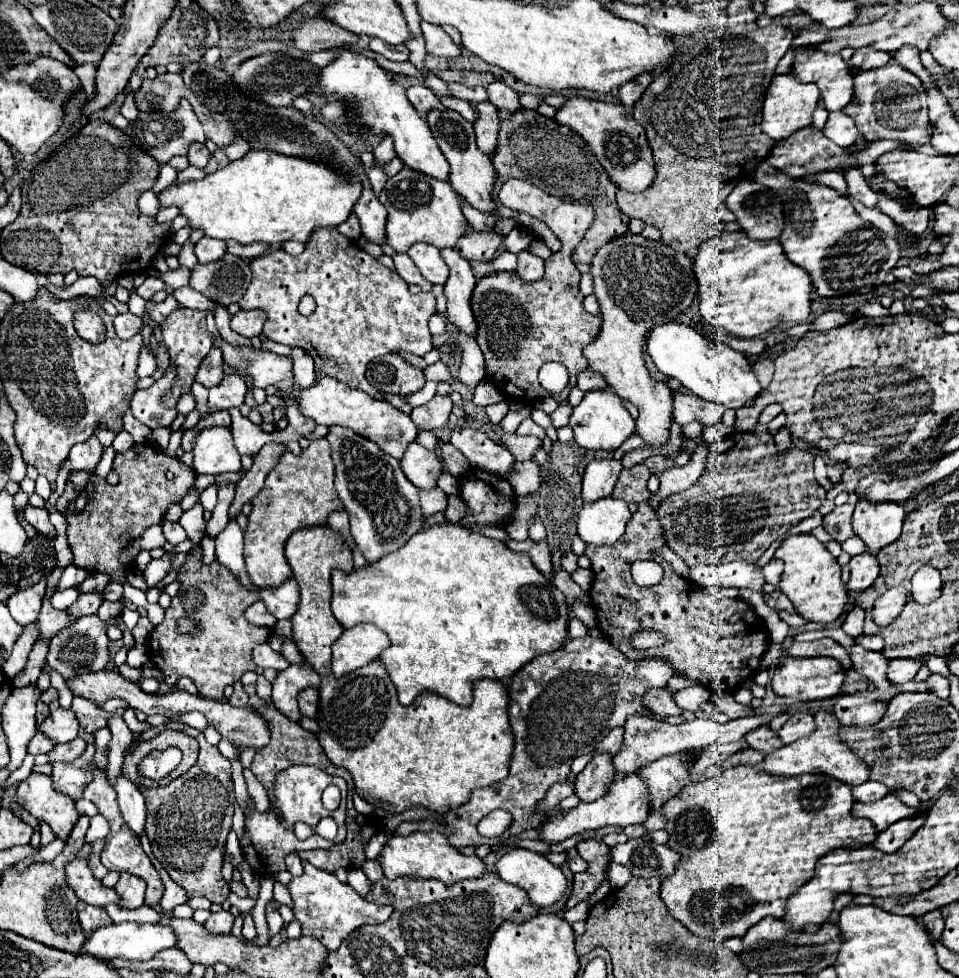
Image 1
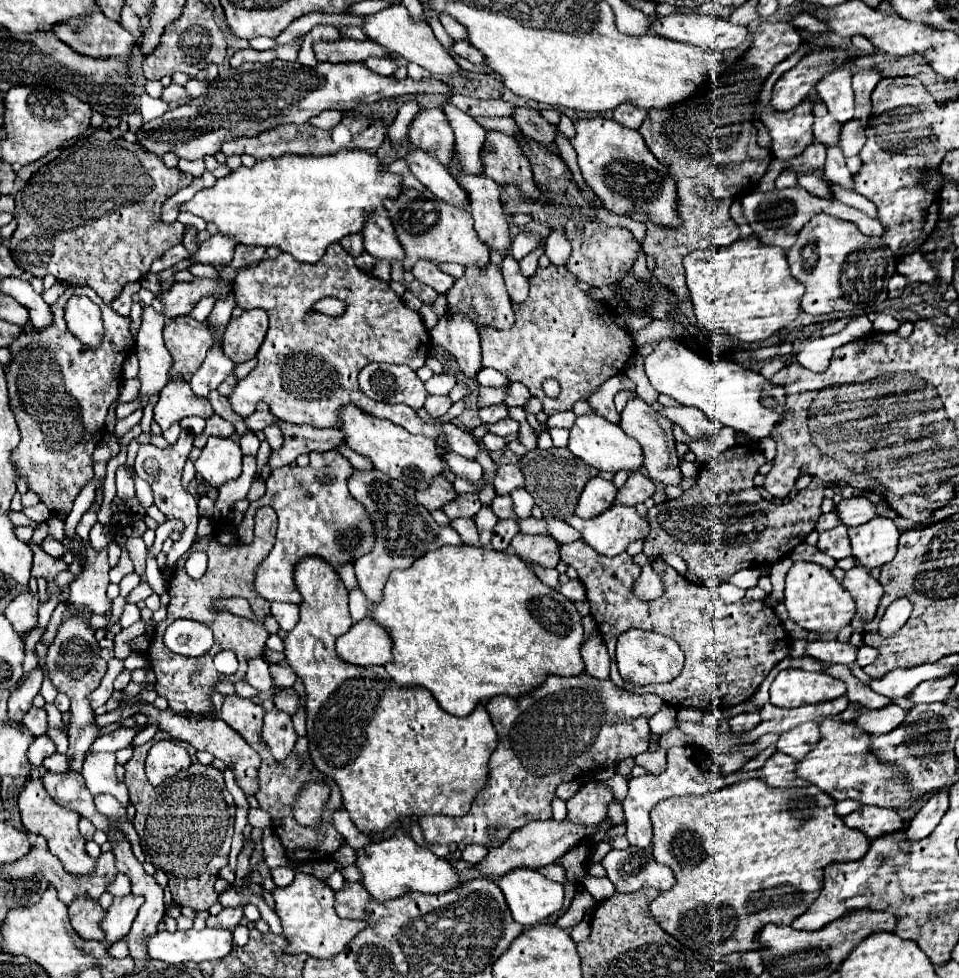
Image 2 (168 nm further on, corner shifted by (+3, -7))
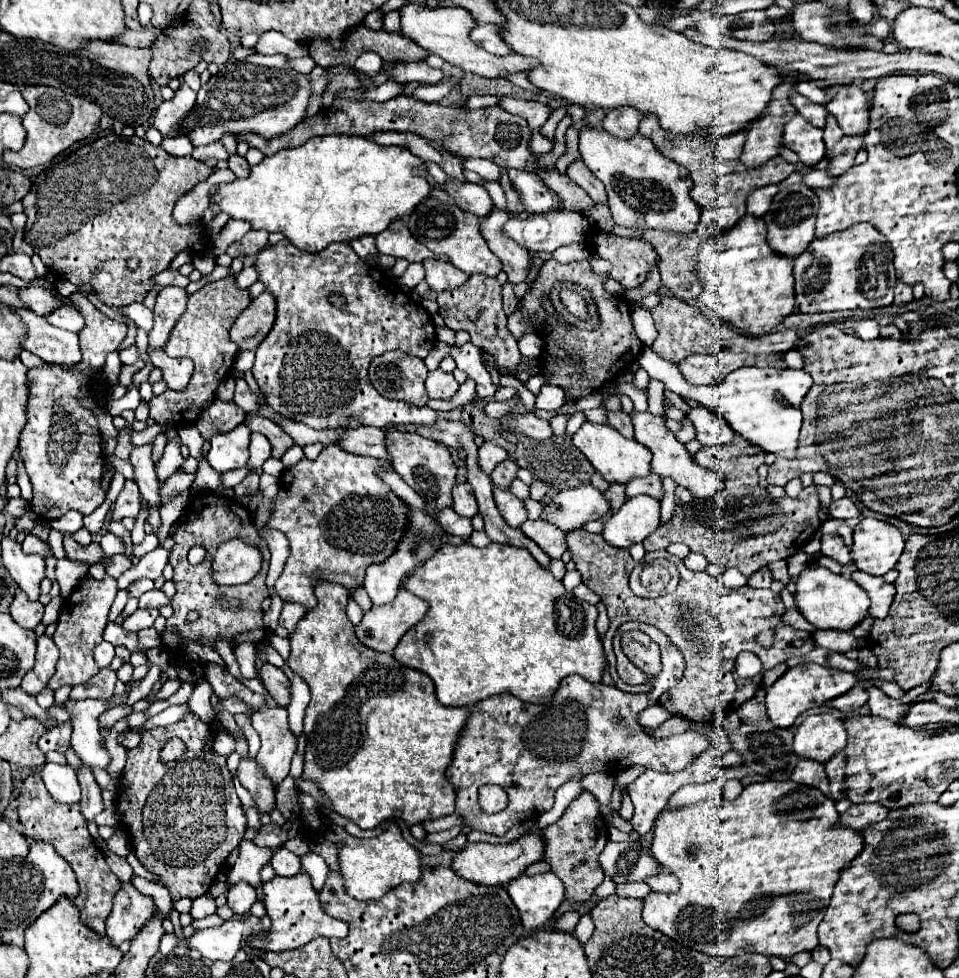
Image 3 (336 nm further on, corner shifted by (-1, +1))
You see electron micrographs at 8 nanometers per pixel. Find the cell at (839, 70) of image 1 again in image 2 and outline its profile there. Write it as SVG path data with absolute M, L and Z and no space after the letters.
M838 69L828 73L822 81L818 81L816 91L820 99L826 103L828 113L840 123L848 123L854 119L854 93L852 93L852 77L846 69Z

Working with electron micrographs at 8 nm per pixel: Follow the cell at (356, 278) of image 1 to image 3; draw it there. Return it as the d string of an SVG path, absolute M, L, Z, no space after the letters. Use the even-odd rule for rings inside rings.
M282 239L280 243L260 251L254 269L258 269L258 281L264 283L266 291L276 299L276 321L268 337L256 349L252 373L260 385L260 391L268 399L268 405L276 413L306 423L312 429L346 429L360 425L384 429L390 423L422 427L436 425L440 417L434 409L386 399L378 395L374 385L368 381L368 365L374 357L400 349L408 355L424 359L436 343L436 327L428 311L422 305L414 303L390 275L376 271L364 263L348 243L334 243L322 253L304 253L296 249L288 239ZM330 293L342 293L348 301L346 307L338 309L330 305Z

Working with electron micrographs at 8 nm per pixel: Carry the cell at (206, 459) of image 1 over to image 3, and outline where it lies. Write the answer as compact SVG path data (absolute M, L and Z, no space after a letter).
M238 425L226 433L216 433L210 439L210 451L206 459L218 473L240 469L248 461L248 443L250 431L246 425Z

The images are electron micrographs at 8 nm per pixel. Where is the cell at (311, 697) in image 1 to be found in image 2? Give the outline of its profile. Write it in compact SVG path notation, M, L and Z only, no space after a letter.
M292 687L280 689L274 695L274 707L288 713L288 715L294 715L298 711L298 695L296 695L296 691Z

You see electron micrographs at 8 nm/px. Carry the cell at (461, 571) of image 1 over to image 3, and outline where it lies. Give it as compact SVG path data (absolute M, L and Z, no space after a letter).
M442 543L440 549L428 561L424 561L418 569L414 569L412 573L406 575L406 579L402 581L402 587L406 587L406 591L422 597L424 601L428 601L430 609L424 615L424 619L420 623L416 623L402 637L394 650L394 659L398 663L406 665L406 667L412 667L412 669L418 669L418 671L426 673L434 681L436 695L438 695L438 701L442 705L448 705L448 707L474 707L480 697L490 697L490 695L504 693L504 691L512 693L514 697L522 699L526 703L546 703L552 697L554 689L558 689L560 679L564 679L566 675L578 673L578 675L586 677L592 683L598 683L602 679L602 671L606 667L606 663L604 663L606 657L604 657L604 649L602 649L600 637L596 635L596 627L594 627L594 623L596 623L596 607L586 603L586 601L576 599L574 593L566 591L562 581L554 579L554 575L550 571L542 569L526 549L512 547L512 545L500 545L500 543L490 543L484 549L478 549L472 543L464 543L460 547L454 547L450 543Z

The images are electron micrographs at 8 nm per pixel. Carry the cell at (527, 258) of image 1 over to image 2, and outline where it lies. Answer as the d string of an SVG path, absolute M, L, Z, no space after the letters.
M506 255L506 257L504 257L502 275L504 275L504 283L506 283L506 289L508 289L510 301L512 301L512 303L522 303L522 301L526 301L526 297L528 297L528 287L530 287L530 285L528 285L528 279L520 273L518 261L516 261L512 255Z

